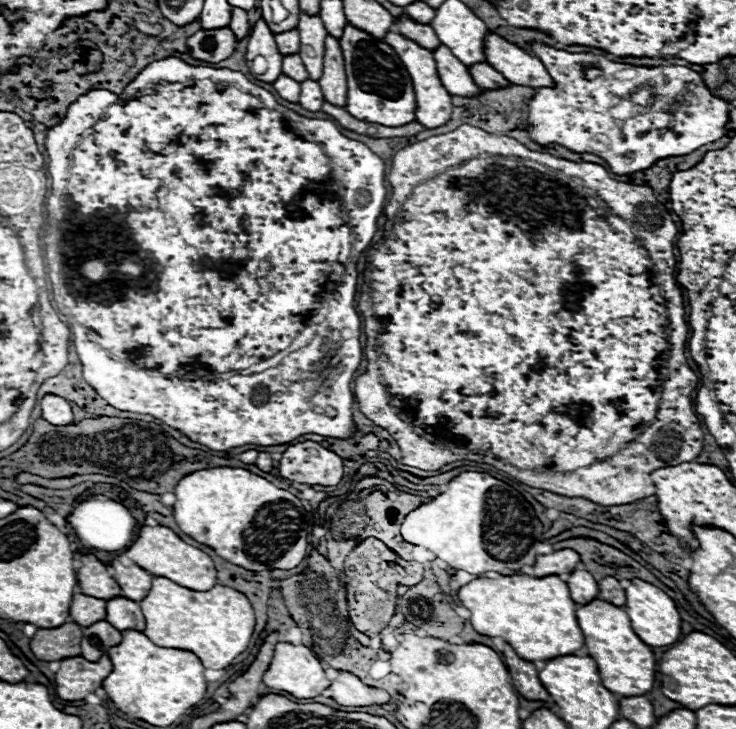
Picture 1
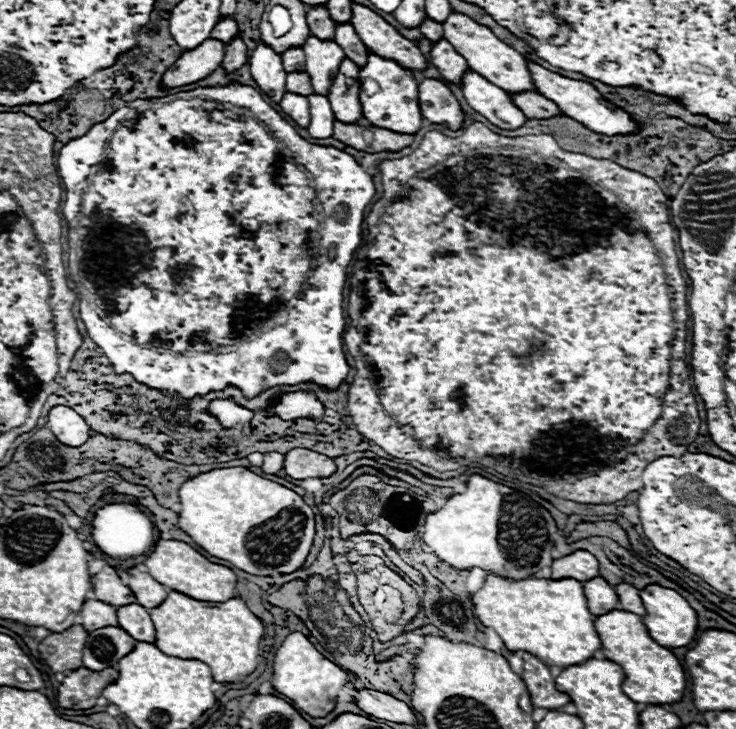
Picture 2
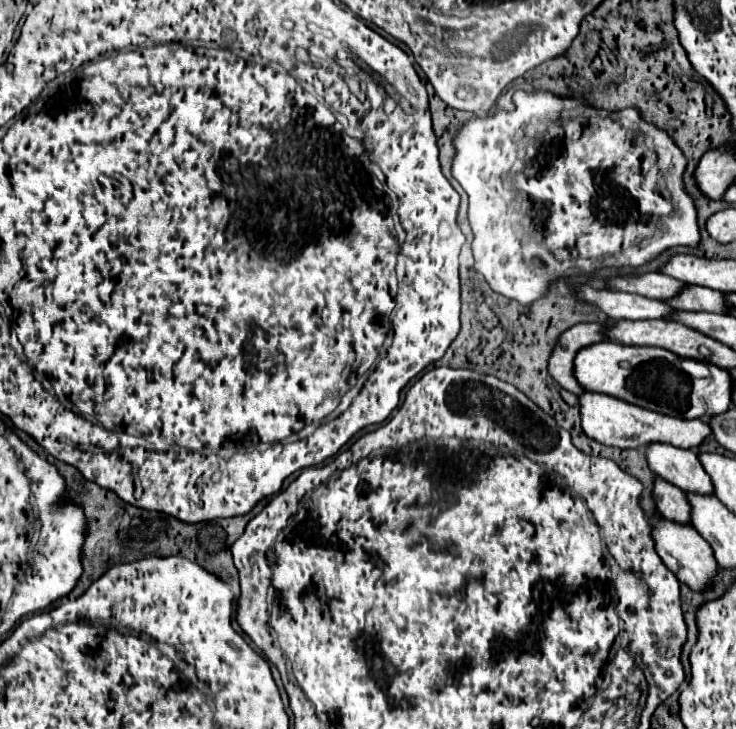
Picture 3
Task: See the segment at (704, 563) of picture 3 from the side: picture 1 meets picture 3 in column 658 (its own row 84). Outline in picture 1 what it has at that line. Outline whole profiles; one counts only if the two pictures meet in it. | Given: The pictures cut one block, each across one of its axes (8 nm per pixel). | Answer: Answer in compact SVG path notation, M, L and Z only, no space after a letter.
M488 32L484 38L484 48L488 64L502 72L508 82L528 88L552 88L556 84L536 56L524 52L516 44L510 44L502 36Z

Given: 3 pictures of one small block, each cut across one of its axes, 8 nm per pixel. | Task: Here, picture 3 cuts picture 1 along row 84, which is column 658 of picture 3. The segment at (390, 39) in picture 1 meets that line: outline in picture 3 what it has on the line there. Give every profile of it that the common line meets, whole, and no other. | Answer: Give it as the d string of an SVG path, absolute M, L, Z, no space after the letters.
M584 392L580 396L580 414L582 414L582 430L588 438L614 446L614 448L640 448L648 444L672 444L676 448L698 448L704 440L712 436L712 430L702 420L676 420L672 416L664 416L634 404L628 404L620 398L596 392Z

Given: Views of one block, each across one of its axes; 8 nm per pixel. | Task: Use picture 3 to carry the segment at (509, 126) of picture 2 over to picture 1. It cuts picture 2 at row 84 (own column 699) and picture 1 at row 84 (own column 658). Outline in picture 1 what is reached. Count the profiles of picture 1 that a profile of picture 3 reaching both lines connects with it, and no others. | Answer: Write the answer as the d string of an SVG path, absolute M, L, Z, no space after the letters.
M446 46L436 48L432 54L438 64L438 76L450 94L476 96L482 92L482 88L478 88L478 84L472 80L468 68L460 60L456 60L456 56Z

